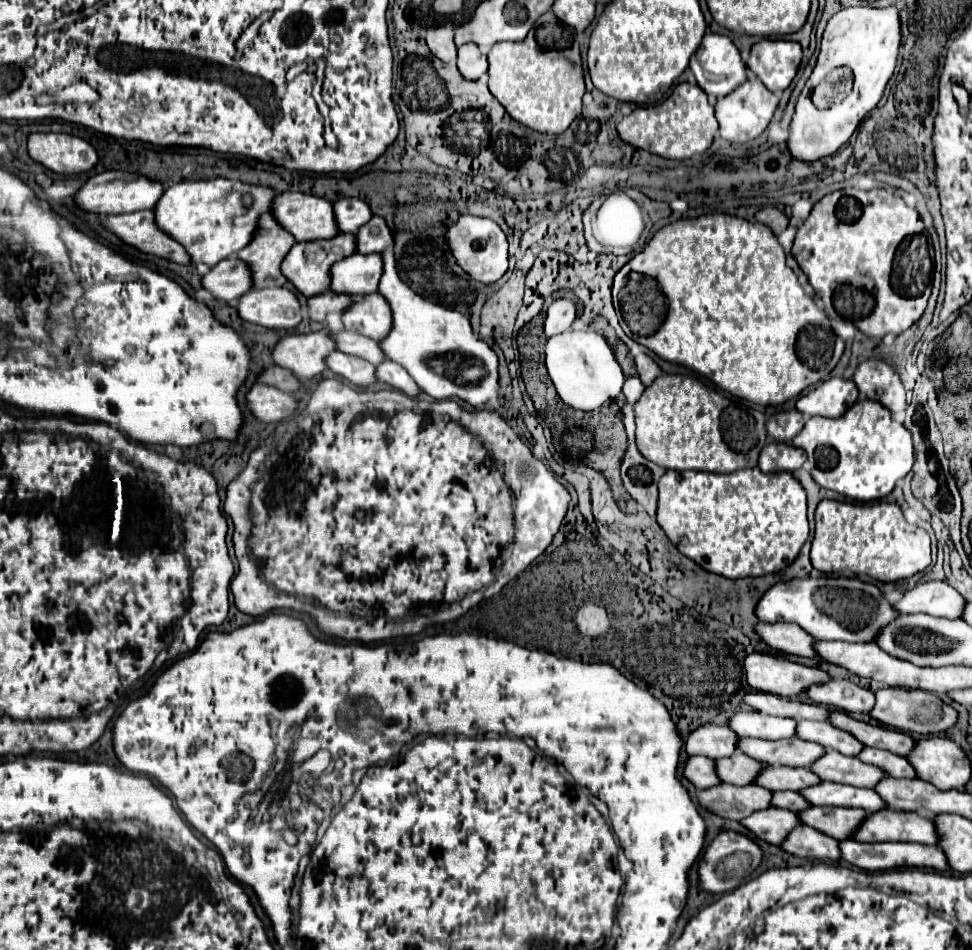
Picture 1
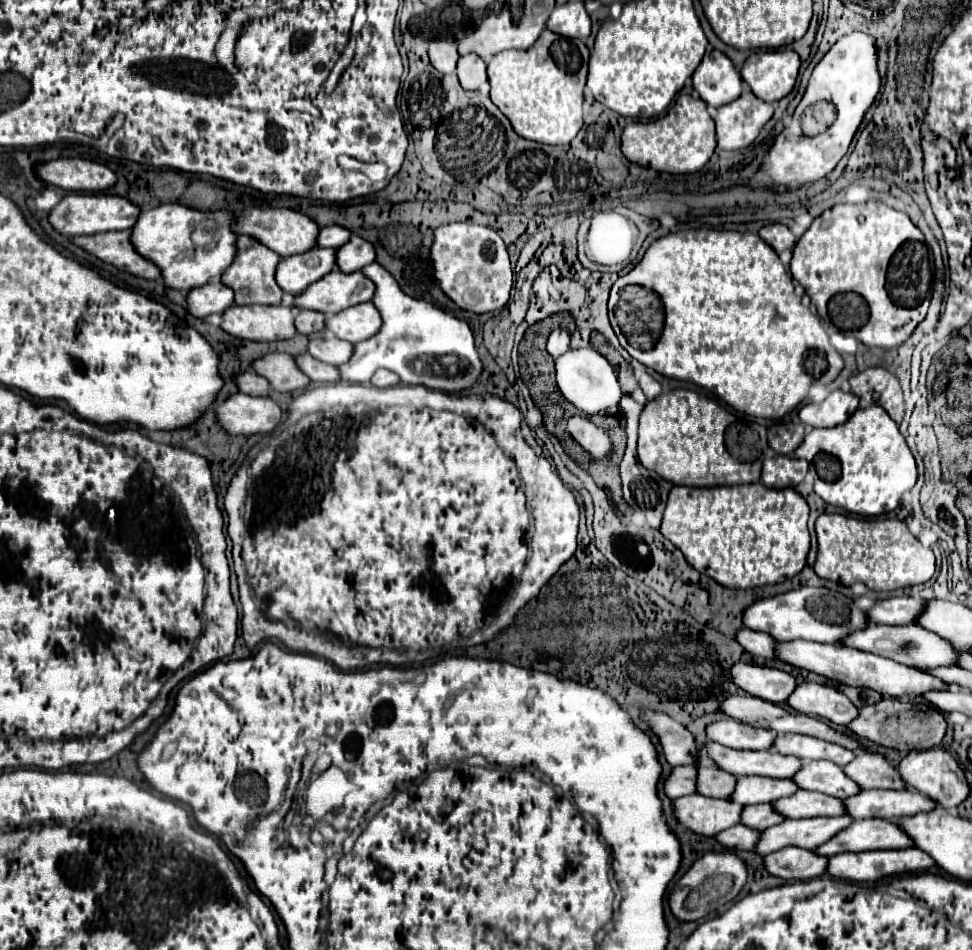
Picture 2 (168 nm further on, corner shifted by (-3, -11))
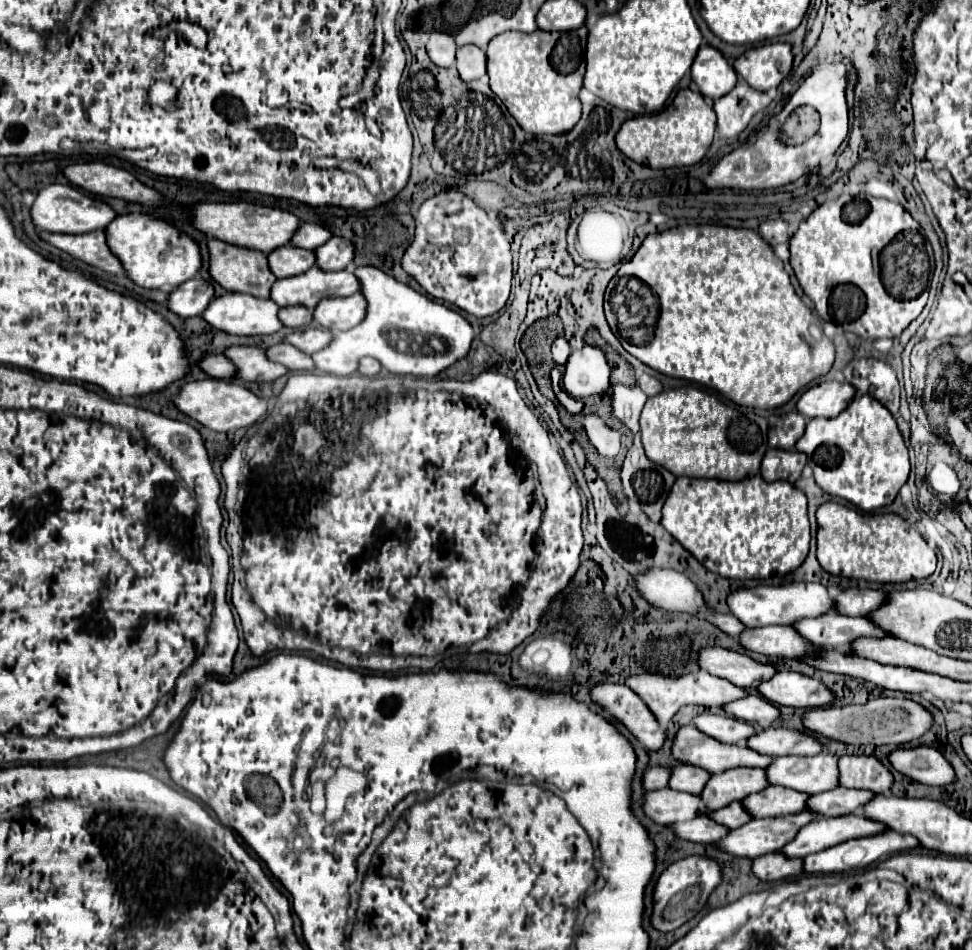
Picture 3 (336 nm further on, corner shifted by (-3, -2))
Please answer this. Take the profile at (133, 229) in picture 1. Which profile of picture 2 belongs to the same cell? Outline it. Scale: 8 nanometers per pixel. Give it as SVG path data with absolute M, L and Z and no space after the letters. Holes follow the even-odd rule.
M130 230L126 232L102 232L94 236L76 236L70 238L70 242L88 254L100 258L102 262L108 262L116 266L122 272L128 272L138 278L146 280L160 280L158 268L150 264L150 260L142 260L138 252L134 252L134 246L130 244Z

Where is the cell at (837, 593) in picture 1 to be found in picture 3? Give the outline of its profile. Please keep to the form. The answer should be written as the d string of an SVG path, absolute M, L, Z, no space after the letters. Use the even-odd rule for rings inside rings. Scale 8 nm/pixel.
M785 583L759 584L758 587L750 589L738 589L728 595L728 607L746 627L766 627L766 625L794 625L800 619L812 619L818 615L832 613L836 609L836 603L822 583Z

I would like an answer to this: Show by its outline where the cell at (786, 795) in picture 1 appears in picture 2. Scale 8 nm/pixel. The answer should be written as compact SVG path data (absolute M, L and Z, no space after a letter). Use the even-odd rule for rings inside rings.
M752 804L746 806L740 814L740 824L752 828L752 830L766 830L778 822L782 822L784 818L778 816L770 804Z

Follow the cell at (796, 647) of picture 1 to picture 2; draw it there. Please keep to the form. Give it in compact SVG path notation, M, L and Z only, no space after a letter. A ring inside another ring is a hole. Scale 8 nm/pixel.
M740 628L736 632L736 642L750 652L752 656L760 656L760 658L772 658L774 660L774 640L770 640L770 636L766 636L764 632L754 632L750 628Z

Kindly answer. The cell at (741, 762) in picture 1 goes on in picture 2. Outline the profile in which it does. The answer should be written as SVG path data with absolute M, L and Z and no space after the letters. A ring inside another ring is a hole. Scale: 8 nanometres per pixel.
M698 766L698 778L696 778L696 792L708 798L728 798L730 792L734 792L736 776L730 776L728 772L722 772L714 766Z

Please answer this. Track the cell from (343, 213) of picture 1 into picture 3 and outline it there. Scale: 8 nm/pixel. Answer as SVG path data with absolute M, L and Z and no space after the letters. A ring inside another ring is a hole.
M302 223L300 229L296 231L292 243L302 249L318 249L330 237L332 237L332 233L326 227L318 225L318 223Z

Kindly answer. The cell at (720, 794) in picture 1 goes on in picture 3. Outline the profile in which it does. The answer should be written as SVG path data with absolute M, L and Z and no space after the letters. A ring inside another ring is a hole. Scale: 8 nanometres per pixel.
M666 787L646 793L644 809L652 821L672 825L678 821L688 821L698 815L704 815L704 809L698 803L700 803L698 795L690 795Z

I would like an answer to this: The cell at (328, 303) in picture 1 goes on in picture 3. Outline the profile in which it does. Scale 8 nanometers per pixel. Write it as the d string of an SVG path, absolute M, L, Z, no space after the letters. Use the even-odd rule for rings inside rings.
M302 305L284 307L284 309L280 309L278 317L286 327L304 327L304 325L312 323L312 311Z

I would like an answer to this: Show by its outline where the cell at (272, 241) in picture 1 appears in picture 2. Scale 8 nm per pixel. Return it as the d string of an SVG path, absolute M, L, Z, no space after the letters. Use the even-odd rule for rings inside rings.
M238 236L236 240L236 256L232 264L222 274L222 284L234 290L234 302L236 304L280 304L282 302L282 290L274 280L276 264L280 256L276 252L270 252L266 246L258 244L250 236ZM242 288L248 288L248 296L242 294Z

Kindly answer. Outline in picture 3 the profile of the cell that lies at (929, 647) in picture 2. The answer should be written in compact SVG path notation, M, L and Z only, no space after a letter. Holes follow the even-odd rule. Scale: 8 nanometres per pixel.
M836 611L816 619L802 619L794 623L794 629L812 643L830 649L832 647L844 649L846 645L850 645L854 639L860 637L876 637L876 639L892 637L868 617L848 617Z

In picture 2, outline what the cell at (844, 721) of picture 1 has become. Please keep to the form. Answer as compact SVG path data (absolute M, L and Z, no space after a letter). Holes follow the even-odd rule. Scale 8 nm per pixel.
M788 714L782 718L774 718L768 722L768 728L774 730L776 734L784 734L784 732L798 732L798 734L806 734L806 736L814 736L814 738L822 738L822 740L830 740L836 744L842 744L850 750L860 750L860 742L848 734L840 734L832 728L828 728L826 724L822 724L816 718L808 718L804 714Z

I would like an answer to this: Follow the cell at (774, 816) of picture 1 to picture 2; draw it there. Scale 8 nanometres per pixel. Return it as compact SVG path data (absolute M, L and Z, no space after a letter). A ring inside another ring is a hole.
M738 824L738 826L726 828L724 832L716 834L714 840L726 850L754 850L758 836L760 836L760 832L754 832L742 824Z

